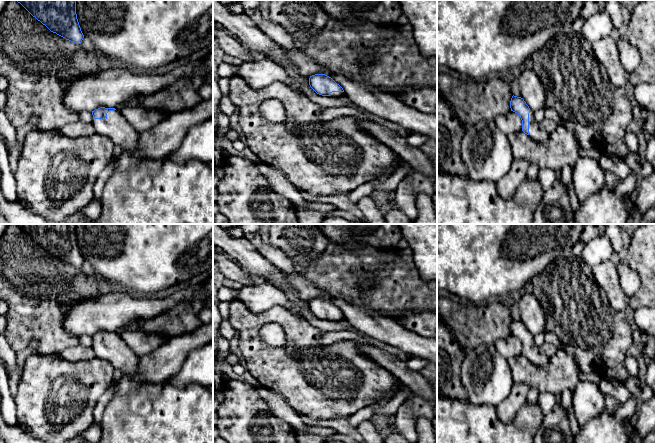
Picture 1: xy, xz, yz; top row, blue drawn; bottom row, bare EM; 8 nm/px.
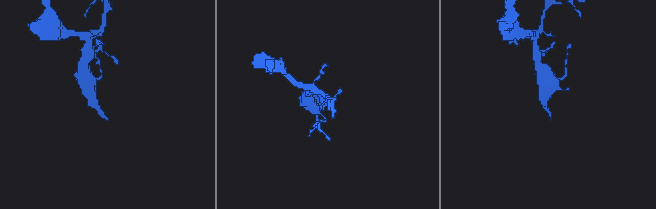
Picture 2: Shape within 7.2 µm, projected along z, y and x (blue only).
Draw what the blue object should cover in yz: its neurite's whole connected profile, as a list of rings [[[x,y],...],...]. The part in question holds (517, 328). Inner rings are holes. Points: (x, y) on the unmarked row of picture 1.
[[[512,320],[511,335],[517,337],[522,344],[522,355],[537,366],[545,366],[549,358],[540,353],[539,347],[534,343],[534,336],[529,332],[523,322]]]

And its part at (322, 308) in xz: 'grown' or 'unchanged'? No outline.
grown

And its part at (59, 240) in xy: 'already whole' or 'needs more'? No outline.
already whole

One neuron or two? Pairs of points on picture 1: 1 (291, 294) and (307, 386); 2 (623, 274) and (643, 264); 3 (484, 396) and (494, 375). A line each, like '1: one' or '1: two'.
1: two
2: two
3: one

